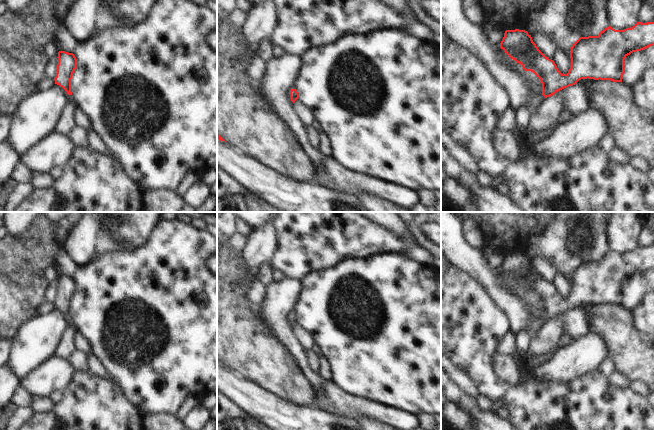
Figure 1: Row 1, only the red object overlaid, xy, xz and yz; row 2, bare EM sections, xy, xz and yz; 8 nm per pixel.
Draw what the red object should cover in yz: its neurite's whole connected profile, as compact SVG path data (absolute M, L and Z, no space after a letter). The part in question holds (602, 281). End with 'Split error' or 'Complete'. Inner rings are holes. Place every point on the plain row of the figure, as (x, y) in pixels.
M637 246L633 251L615 254L608 250L598 260L580 261L571 271L571 289L567 298L562 298L553 284L546 281L533 266L531 259L525 254L506 254L500 272L525 295L533 296L542 307L542 316L538 321L524 328L525 332L534 334L542 326L556 316L573 310L581 303L611 304L622 306L624 284L633 276L644 274L654 269L654 246Z. Split error.

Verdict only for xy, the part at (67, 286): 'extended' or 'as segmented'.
extended

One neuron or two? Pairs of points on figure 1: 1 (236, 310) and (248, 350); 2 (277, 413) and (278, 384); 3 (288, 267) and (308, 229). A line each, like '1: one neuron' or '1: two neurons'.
1: one neuron
2: two neurons
3: one neuron

